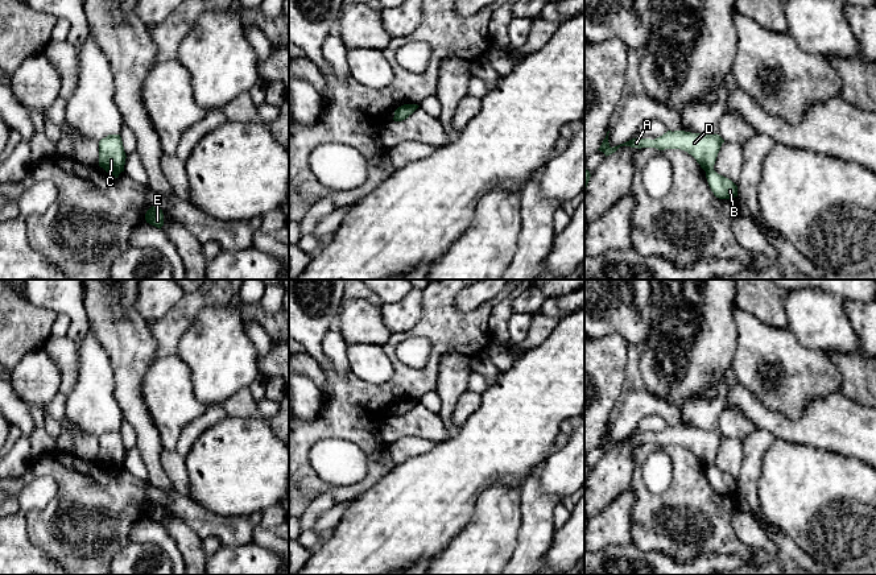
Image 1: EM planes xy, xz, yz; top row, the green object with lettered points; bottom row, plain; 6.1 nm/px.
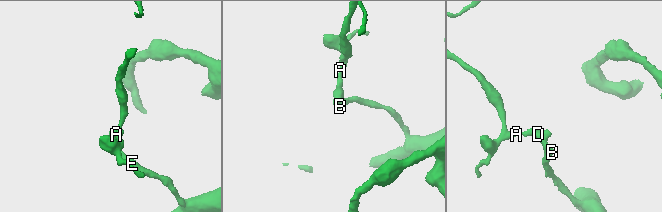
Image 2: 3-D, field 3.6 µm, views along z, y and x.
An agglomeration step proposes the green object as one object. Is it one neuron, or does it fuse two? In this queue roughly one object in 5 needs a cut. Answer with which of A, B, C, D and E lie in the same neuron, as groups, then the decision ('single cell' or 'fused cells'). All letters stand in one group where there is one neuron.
A B C D E; single cell

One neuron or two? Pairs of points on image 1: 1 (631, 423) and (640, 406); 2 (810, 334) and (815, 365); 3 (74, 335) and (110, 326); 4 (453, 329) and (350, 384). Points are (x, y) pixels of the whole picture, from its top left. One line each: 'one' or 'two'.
1: one
2: two
3: two
4: one

